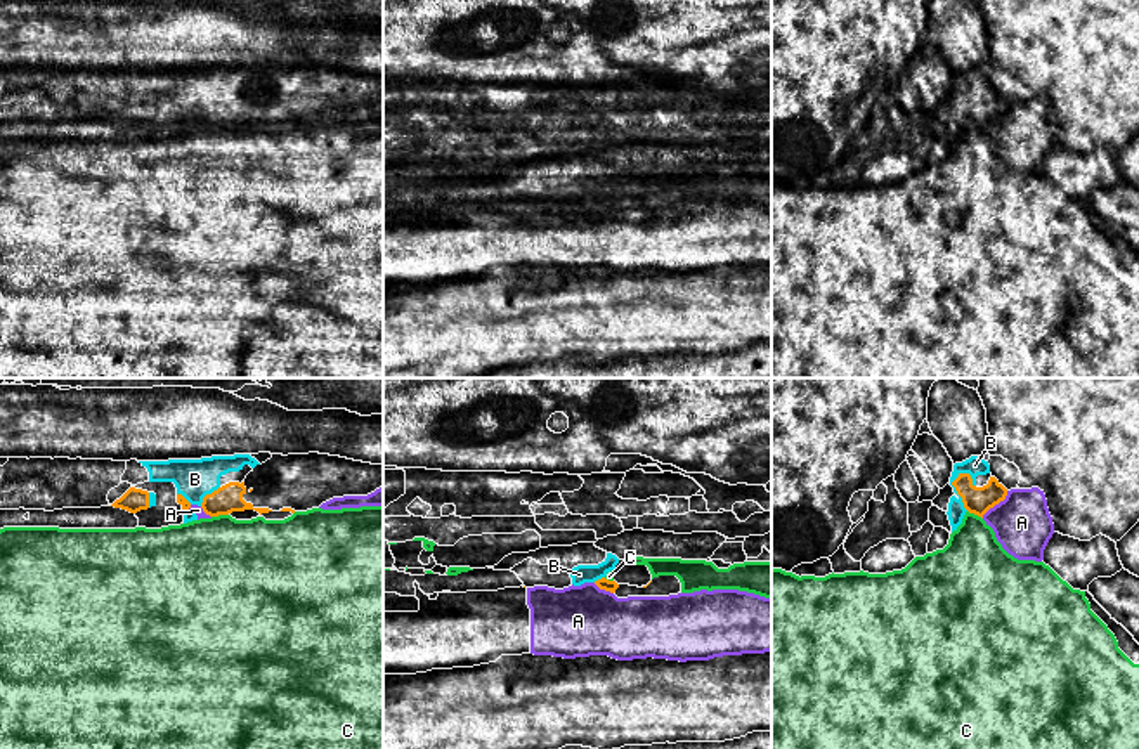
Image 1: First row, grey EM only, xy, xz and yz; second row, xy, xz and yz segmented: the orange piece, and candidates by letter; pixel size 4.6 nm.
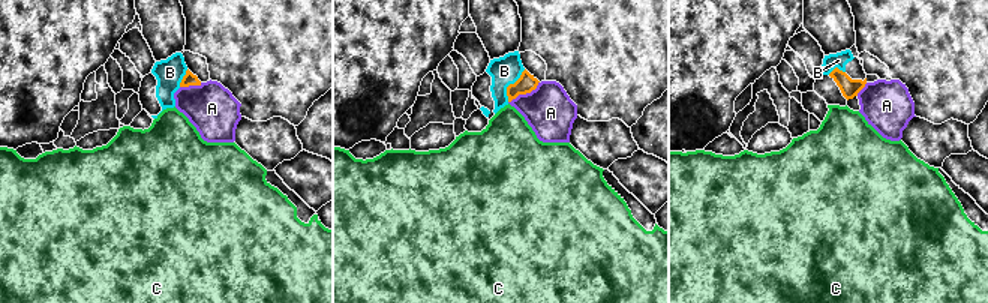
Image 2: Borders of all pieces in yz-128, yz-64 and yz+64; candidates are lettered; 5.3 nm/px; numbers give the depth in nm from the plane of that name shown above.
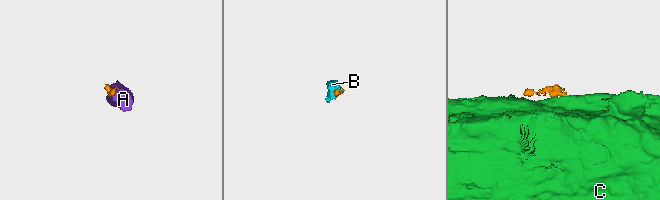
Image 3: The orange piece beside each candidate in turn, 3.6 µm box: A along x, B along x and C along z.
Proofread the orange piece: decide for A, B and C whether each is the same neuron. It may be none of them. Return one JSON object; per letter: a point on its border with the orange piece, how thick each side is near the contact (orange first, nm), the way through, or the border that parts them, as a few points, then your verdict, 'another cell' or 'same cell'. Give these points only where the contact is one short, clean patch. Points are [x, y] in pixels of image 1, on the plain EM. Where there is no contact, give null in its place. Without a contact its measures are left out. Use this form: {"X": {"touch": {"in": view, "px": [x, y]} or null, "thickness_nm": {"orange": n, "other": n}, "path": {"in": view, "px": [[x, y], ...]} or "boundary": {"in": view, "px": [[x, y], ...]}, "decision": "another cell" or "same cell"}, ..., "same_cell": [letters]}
{"A": {"touch": {"in": "yz", "px": [995, 115]}, "thickness_nm": {"orange": 130, "other": 280}, "boundary": {"in": "yz", "px": [[1008, 103], [982, 129]]}, "decision": "another cell"}, "B": {"touch": {"in": "yz", "px": [956, 101]}, "thickness_nm": {"orange": 130, "other": 90}, "decision": "same cell"}, "C": {"touch": {"in": "xy", "px": [219, 125]}, "thickness_nm": {"orange": 130, "other": 480}, "decision": "another cell"}, "same_cell": ["B"]}

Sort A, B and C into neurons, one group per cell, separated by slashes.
A / B / C

